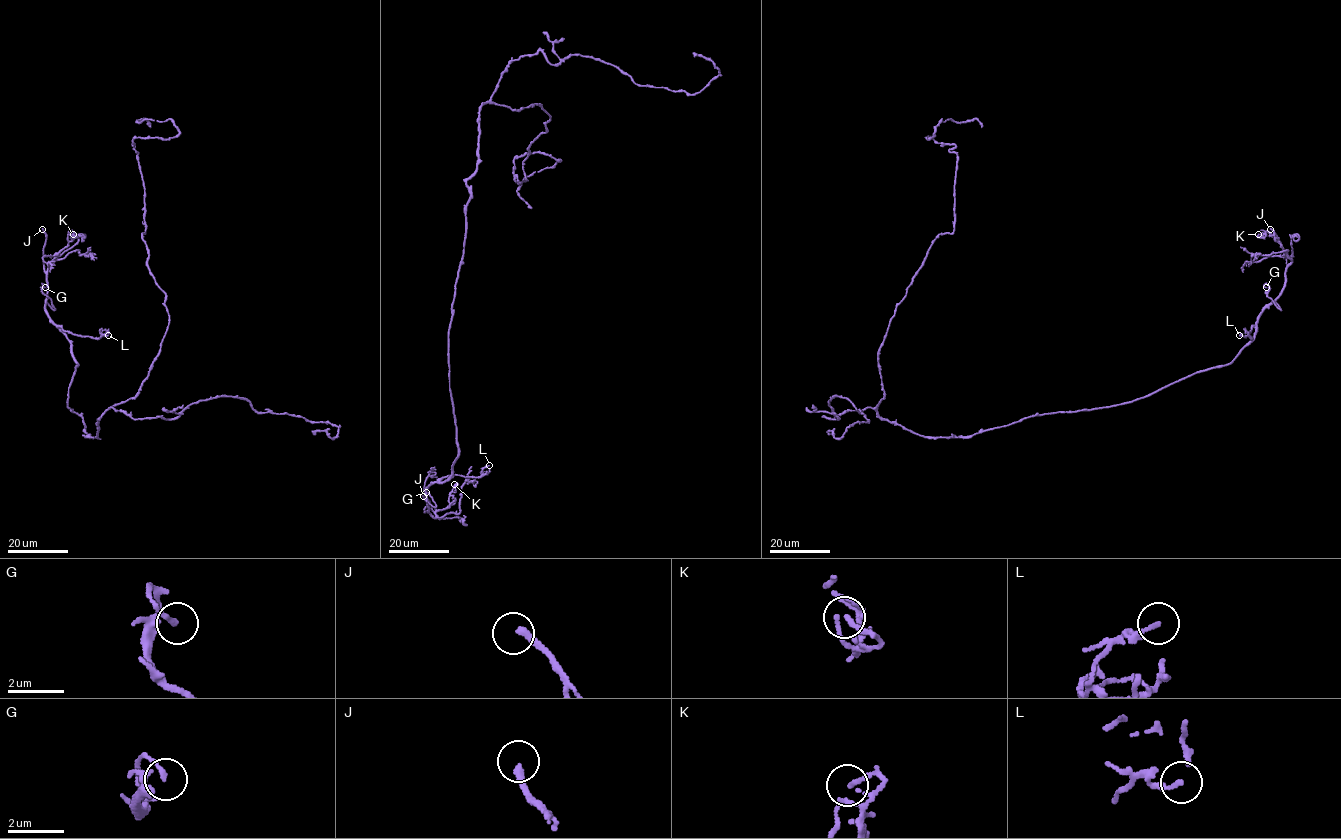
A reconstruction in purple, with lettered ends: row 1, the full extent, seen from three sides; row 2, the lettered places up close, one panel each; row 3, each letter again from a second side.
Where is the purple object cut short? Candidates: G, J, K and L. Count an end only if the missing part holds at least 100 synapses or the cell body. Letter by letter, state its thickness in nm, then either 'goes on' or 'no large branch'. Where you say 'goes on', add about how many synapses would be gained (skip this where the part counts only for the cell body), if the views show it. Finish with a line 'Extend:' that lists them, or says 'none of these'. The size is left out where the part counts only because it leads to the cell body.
G: 170 nm thick; no large branch
J: 240 nm thick; goes on
K: 180 nm thick; no large branch
L: 140 nm thick; no large branch
Extend: J

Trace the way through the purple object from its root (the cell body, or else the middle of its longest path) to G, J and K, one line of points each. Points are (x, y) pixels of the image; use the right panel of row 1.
G: (912, 432), (969, 436), (1039, 414), (1115, 406), (1228, 365), (1260, 313), (1275, 302), (1280, 309), (1266, 287)
J: (912, 432), (969, 436), (1039, 414), (1115, 406), (1228, 365), (1284, 285), (1286, 253), (1270, 229)
K: (912, 432), (969, 436), (1039, 414), (1115, 406), (1228, 365), (1280, 294), (1291, 261), (1271, 234), (1258, 234)

